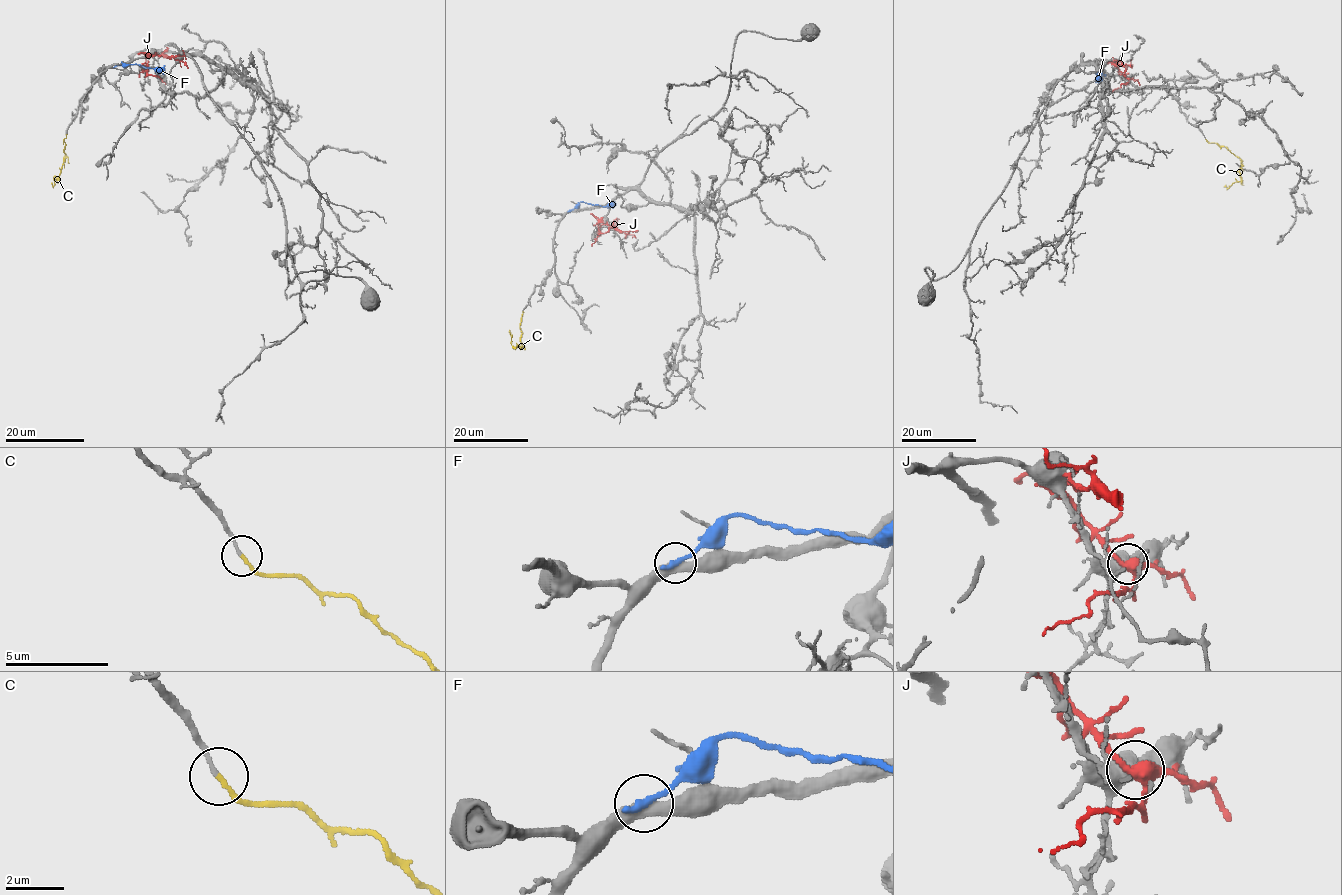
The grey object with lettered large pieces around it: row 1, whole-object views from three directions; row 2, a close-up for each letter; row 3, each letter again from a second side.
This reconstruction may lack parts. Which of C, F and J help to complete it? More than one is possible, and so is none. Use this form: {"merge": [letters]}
{"merge": ["C"]}

